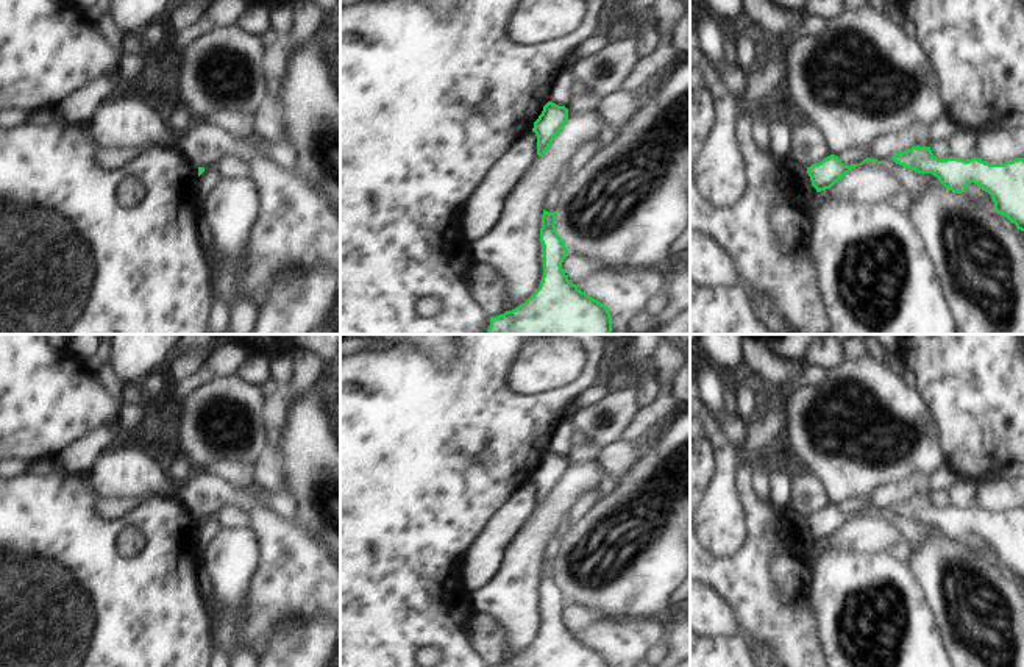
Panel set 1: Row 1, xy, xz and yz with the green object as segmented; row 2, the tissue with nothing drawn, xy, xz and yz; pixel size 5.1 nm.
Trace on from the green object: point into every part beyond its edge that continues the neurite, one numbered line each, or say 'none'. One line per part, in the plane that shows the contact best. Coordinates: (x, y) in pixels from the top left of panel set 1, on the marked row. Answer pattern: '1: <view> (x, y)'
none

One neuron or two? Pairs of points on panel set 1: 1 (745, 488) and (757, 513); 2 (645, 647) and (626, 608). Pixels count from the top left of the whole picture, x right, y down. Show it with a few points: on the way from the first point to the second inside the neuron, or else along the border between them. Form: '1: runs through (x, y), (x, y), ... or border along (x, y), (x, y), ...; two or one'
1: runs through (746, 494), (753, 506); one
2: border along (608, 616), (657, 619); two

